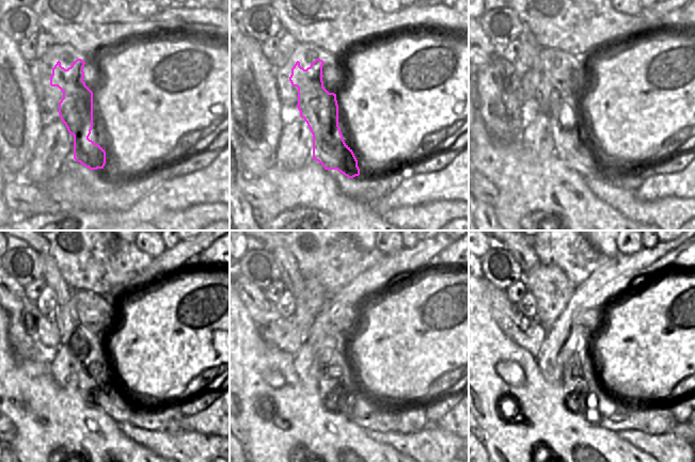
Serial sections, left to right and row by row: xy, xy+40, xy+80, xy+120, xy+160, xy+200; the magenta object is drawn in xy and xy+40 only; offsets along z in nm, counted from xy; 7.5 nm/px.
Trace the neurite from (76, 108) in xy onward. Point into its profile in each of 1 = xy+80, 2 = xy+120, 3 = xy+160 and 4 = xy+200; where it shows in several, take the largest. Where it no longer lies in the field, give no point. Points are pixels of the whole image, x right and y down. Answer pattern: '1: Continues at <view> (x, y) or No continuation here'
1: Continues at xy+80 (563, 110)
2: Continues at xy+120 (96, 384)
3: Continues at xy+160 (338, 387)
4: Continues at xy+200 (585, 393).

